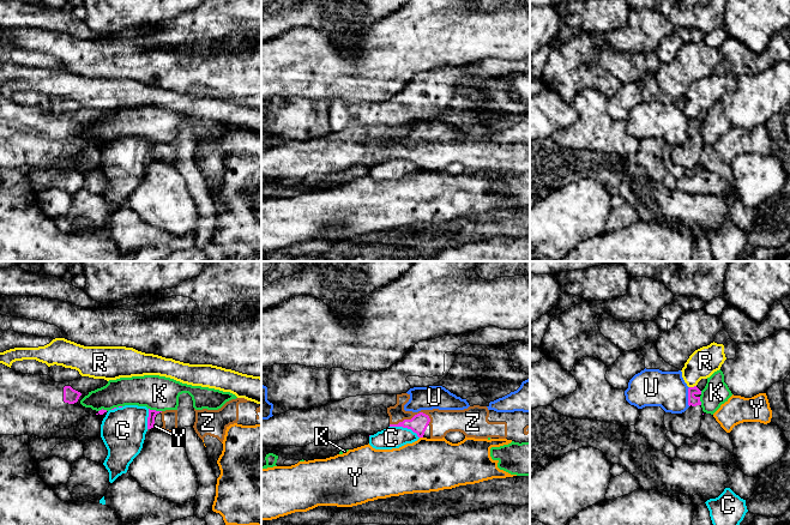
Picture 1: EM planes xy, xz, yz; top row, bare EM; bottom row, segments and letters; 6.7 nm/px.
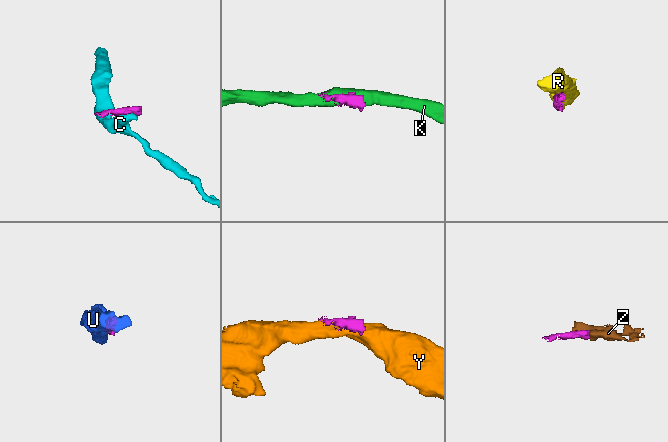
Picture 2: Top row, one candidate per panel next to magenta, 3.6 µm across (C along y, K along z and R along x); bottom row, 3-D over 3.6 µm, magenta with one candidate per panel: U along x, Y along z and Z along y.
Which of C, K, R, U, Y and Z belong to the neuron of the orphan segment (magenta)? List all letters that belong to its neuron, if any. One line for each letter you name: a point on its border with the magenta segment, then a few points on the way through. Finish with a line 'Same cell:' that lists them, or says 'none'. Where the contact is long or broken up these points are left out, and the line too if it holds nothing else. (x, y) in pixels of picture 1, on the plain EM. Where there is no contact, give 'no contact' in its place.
Z: xz (411, 150)
Same cell: Z

